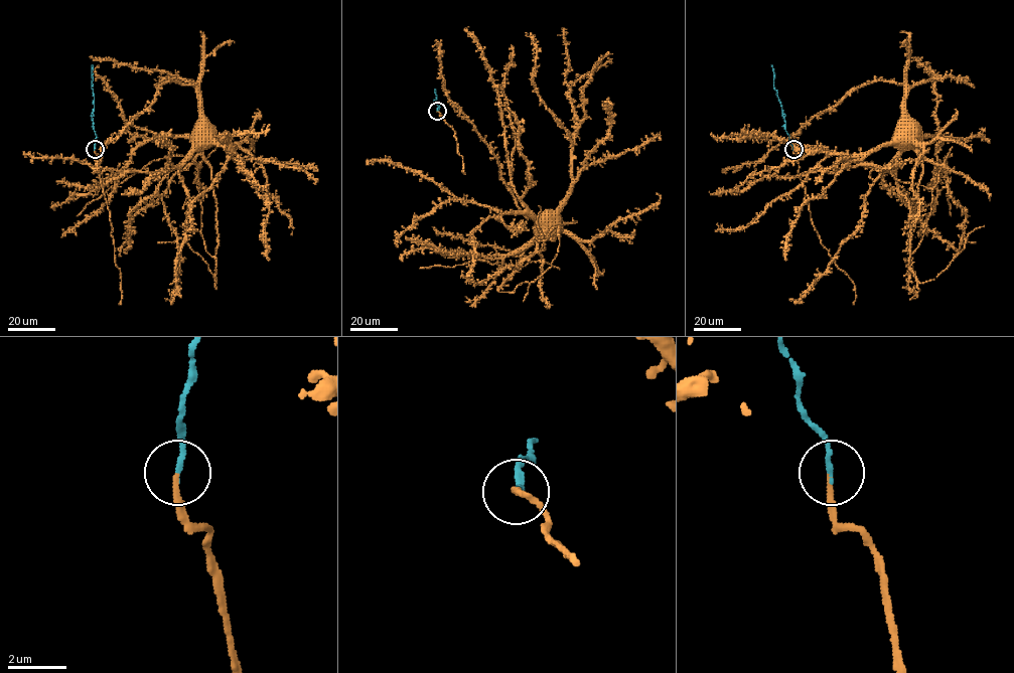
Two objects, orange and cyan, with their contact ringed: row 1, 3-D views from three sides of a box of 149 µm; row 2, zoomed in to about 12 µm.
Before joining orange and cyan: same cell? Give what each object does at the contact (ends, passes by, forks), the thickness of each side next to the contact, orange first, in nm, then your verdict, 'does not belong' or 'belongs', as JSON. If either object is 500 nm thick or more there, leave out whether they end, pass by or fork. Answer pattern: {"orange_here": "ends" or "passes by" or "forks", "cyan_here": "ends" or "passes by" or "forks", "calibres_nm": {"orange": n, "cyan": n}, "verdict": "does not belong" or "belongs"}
{"orange_here": "ends", "cyan_here": "ends", "calibres_nm": {"orange": 190, "cyan": 180}, "verdict": "belongs"}

